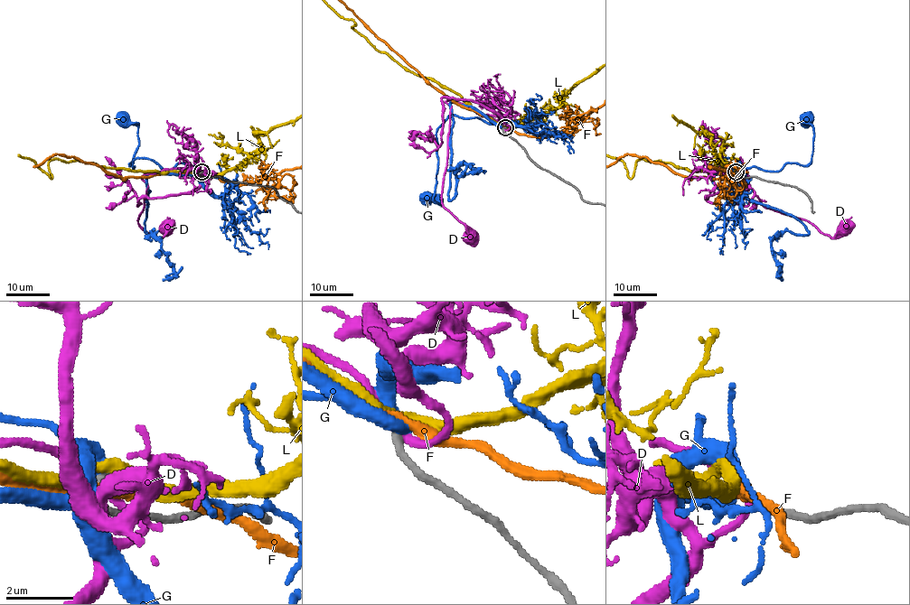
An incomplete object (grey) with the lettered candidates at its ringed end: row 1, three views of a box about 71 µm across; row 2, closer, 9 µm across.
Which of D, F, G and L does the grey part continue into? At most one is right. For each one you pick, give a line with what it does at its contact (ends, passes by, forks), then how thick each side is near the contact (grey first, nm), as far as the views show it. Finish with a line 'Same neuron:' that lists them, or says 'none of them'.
L: it passes by; calibres 240 and 380 nm
Same neuron: L

